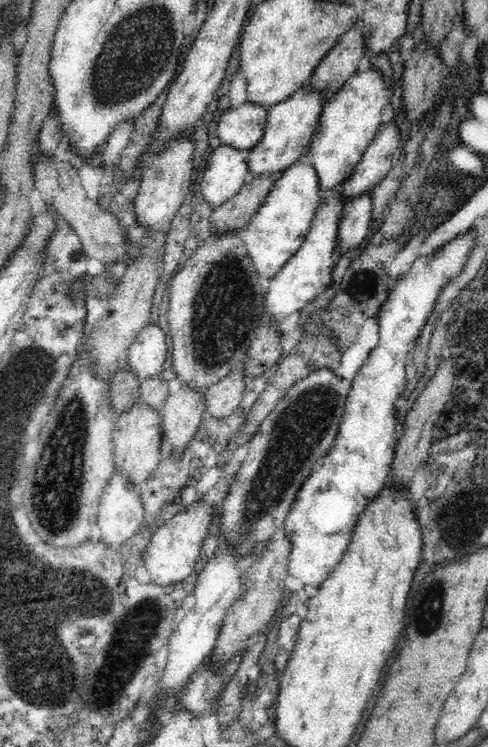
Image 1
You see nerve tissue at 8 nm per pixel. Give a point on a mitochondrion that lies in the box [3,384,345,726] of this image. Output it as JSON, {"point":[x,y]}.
{"point":[57,492]}

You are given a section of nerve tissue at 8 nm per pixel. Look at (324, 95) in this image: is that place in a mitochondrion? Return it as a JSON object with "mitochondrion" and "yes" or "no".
{"mitochondrion":"no"}

